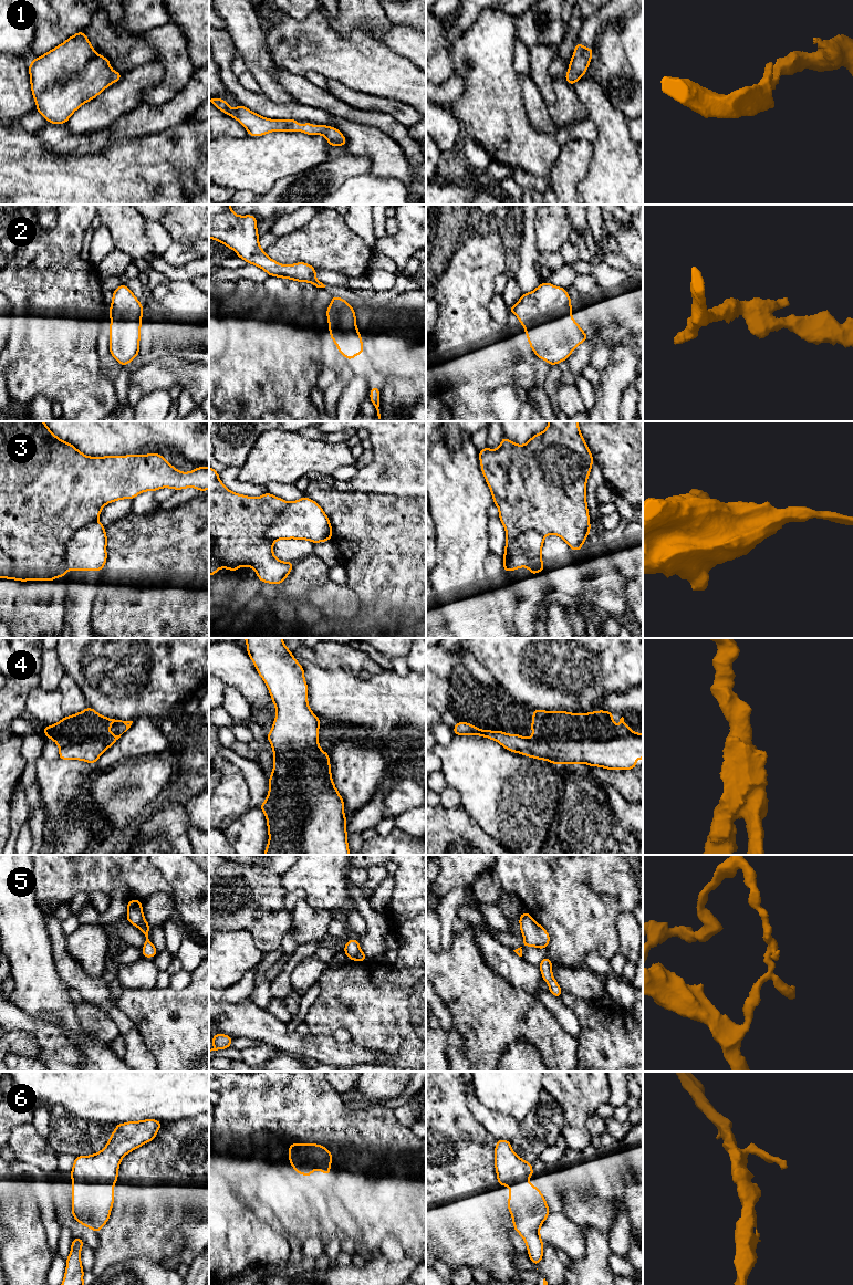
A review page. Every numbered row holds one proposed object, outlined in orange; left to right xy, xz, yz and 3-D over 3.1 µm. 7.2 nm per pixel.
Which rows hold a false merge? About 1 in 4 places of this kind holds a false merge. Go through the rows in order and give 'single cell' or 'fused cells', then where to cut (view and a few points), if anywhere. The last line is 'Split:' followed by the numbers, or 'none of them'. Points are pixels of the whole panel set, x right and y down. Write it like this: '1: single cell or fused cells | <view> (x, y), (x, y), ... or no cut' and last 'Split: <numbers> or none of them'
1: single cell | no cut
2: single cell | no cut
3: fused cells | yz (541, 533), (526, 530), (516, 539), (506, 557), (507, 570)
4: single cell | no cut
5: fused cells | xz (360, 949), (353, 959)
6: single cell | no cut
Split: 3, 5

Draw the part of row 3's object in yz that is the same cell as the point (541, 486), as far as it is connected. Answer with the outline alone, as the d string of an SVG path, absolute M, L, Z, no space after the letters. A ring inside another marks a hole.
M549 421L544 431L534 435L526 445L517 445L502 437L498 449L482 448L479 450L481 472L490 488L493 503L499 509L499 519L506 534L503 571L508 572L506 557L511 551L511 544L528 530L538 531L543 536L559 535L572 551L582 549L591 532L589 509L586 504L586 481L593 464L593 456L583 439L578 421Z

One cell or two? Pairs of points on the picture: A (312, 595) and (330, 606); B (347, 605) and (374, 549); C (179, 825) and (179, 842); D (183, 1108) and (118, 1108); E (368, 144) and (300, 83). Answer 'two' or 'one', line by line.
A: one
B: two
C: one
D: one
E: two

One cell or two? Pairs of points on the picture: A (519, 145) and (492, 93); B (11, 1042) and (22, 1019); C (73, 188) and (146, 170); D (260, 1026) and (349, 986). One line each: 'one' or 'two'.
A: one
B: two
C: one
D: two

